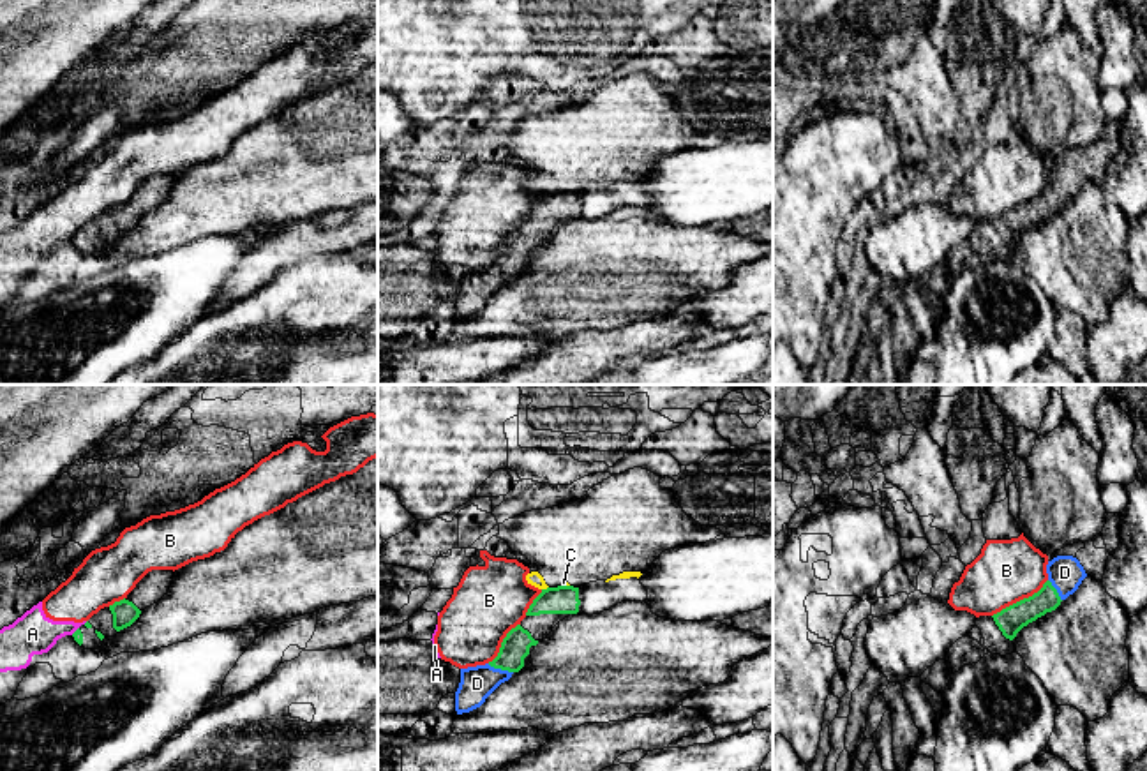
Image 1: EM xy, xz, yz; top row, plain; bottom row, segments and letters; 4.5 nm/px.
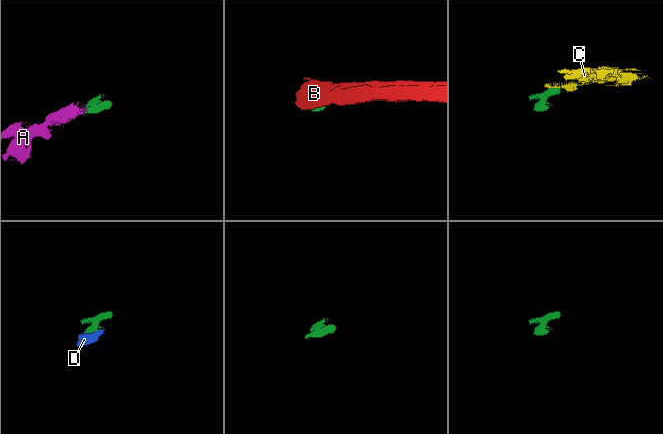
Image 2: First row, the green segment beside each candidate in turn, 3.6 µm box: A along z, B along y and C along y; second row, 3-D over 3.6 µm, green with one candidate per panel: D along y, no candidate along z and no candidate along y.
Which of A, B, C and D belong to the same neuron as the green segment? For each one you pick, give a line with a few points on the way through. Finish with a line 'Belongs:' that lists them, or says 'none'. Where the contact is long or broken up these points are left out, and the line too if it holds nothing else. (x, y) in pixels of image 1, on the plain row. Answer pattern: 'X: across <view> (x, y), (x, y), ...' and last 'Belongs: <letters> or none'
Belongs: D

